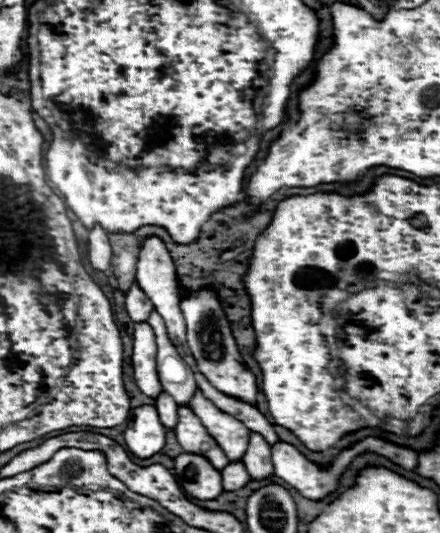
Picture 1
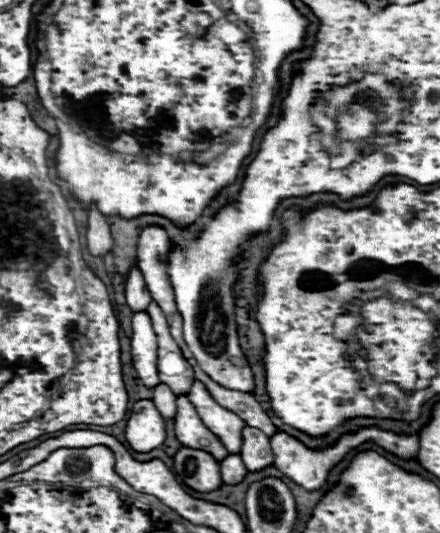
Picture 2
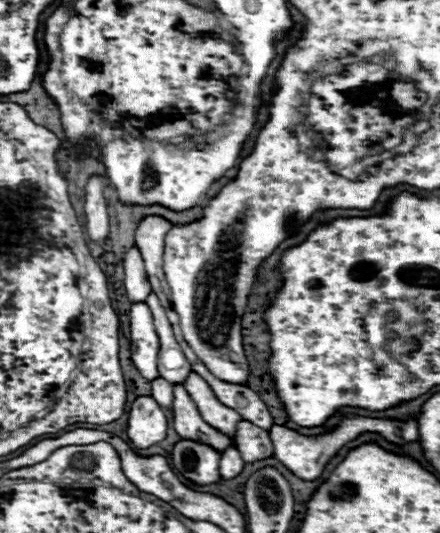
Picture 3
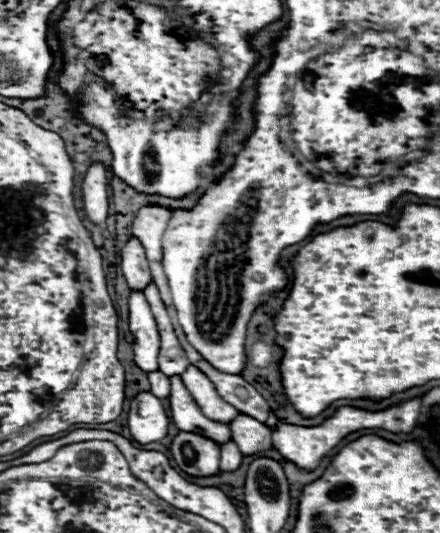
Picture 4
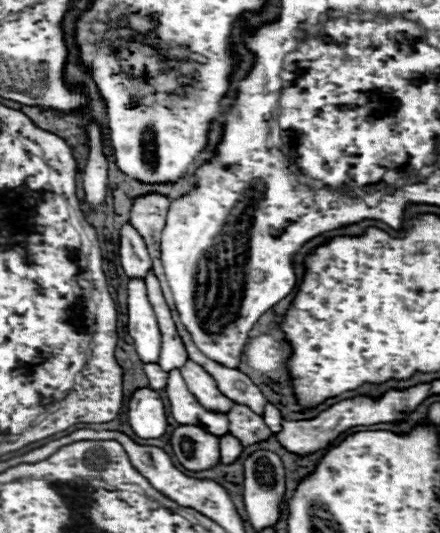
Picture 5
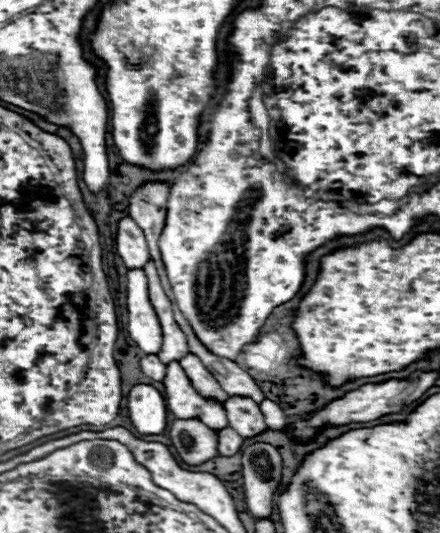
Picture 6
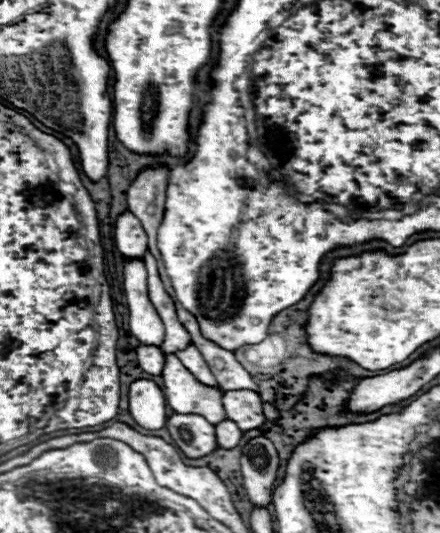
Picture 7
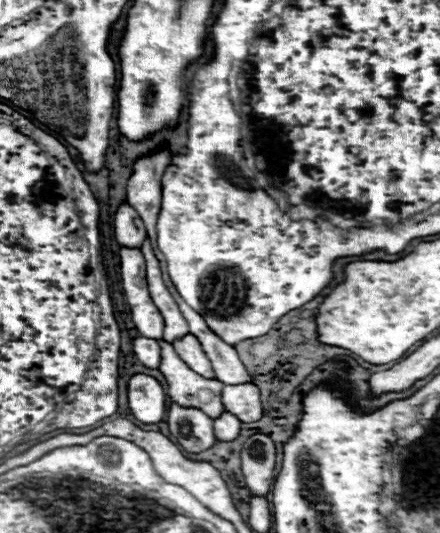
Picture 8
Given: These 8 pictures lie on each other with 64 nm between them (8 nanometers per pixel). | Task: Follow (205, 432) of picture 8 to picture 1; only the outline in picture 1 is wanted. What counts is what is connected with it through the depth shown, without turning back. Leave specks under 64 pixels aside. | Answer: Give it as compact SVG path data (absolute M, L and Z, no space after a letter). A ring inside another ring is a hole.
M180 454L174 458L176 480L186 494L198 500L216 500L222 494L222 476L204 456Z

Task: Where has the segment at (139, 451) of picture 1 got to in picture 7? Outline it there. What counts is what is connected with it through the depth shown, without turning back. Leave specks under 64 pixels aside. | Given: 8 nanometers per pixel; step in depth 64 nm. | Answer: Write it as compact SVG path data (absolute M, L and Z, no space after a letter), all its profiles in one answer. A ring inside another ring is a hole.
M136 380L130 384L130 414L134 422L146 430L158 430L166 424L166 398L162 390L150 380Z

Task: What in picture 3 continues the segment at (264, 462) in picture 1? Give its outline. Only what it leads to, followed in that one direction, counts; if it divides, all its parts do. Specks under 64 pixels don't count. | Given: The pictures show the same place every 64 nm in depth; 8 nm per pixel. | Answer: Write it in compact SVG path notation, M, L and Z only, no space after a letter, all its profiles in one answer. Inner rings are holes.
M246 420L240 422L236 430L236 448L244 462L258 462L272 458L272 444L270 434L262 428L256 428L254 424L248 424Z

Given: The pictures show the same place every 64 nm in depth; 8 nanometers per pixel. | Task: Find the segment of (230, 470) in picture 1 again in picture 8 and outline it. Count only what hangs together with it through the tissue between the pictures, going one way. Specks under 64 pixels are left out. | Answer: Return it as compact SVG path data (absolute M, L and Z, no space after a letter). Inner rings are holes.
M224 412L216 422L214 422L214 434L218 442L232 442L240 434L240 420L232 416L230 412Z

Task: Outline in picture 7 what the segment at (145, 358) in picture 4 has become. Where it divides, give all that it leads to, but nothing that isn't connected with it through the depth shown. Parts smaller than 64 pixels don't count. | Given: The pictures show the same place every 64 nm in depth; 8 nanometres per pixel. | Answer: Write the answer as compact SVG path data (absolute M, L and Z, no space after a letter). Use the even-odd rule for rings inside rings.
M124 262L124 292L130 310L130 334L146 346L160 348L164 340L164 326L148 298L144 262Z

